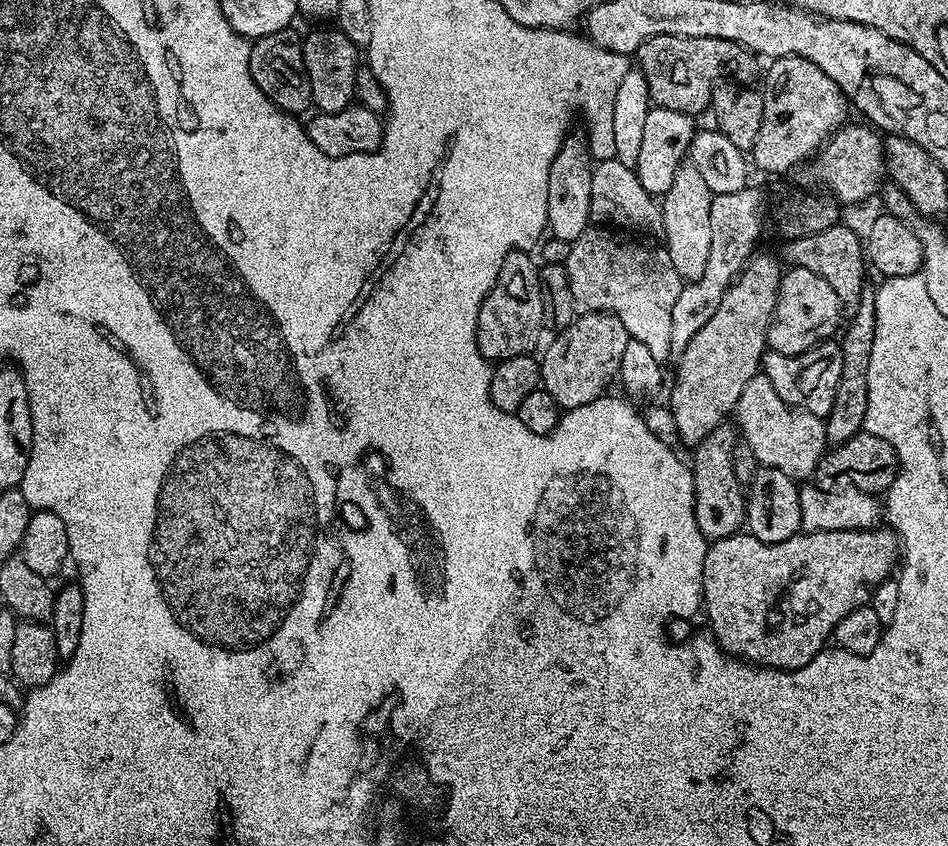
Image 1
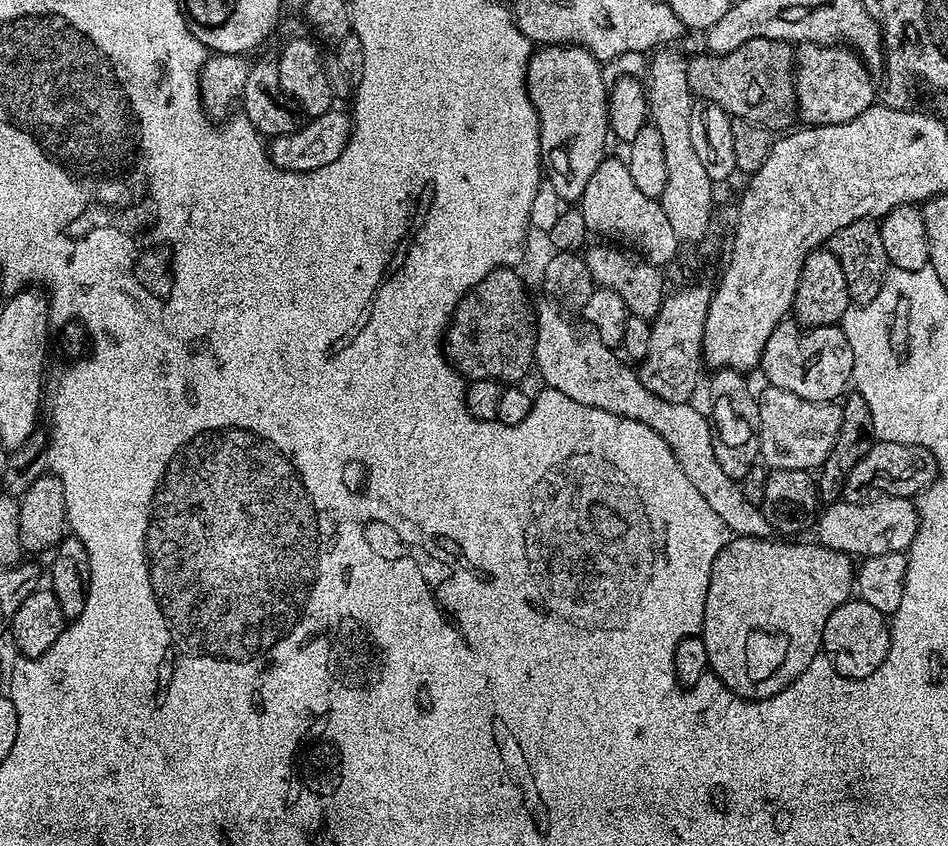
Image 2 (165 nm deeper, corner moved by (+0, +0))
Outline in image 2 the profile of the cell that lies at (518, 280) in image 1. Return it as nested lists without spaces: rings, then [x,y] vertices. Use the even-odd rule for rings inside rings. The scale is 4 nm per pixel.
[[[512,266],[496,268],[458,302],[444,333],[448,363],[469,381],[498,380],[512,386],[534,368],[536,334],[528,296]]]

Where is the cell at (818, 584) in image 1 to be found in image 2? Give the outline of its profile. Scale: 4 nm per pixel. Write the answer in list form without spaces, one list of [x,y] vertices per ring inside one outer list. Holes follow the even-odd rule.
[[[736,536],[729,539],[712,567],[710,582],[706,590],[706,602],[704,603],[704,627],[702,635],[706,642],[706,654],[708,655],[708,666],[711,675],[717,676],[725,686],[734,694],[738,694],[744,700],[765,700],[774,694],[778,694],[790,682],[794,682],[810,666],[814,657],[821,655],[824,639],[822,630],[826,626],[826,618],[838,610],[838,606],[845,604],[854,592],[854,560],[844,552],[825,548],[819,542],[812,544],[796,544],[800,542],[784,542],[782,544],[776,538],[760,539],[758,537]]]

